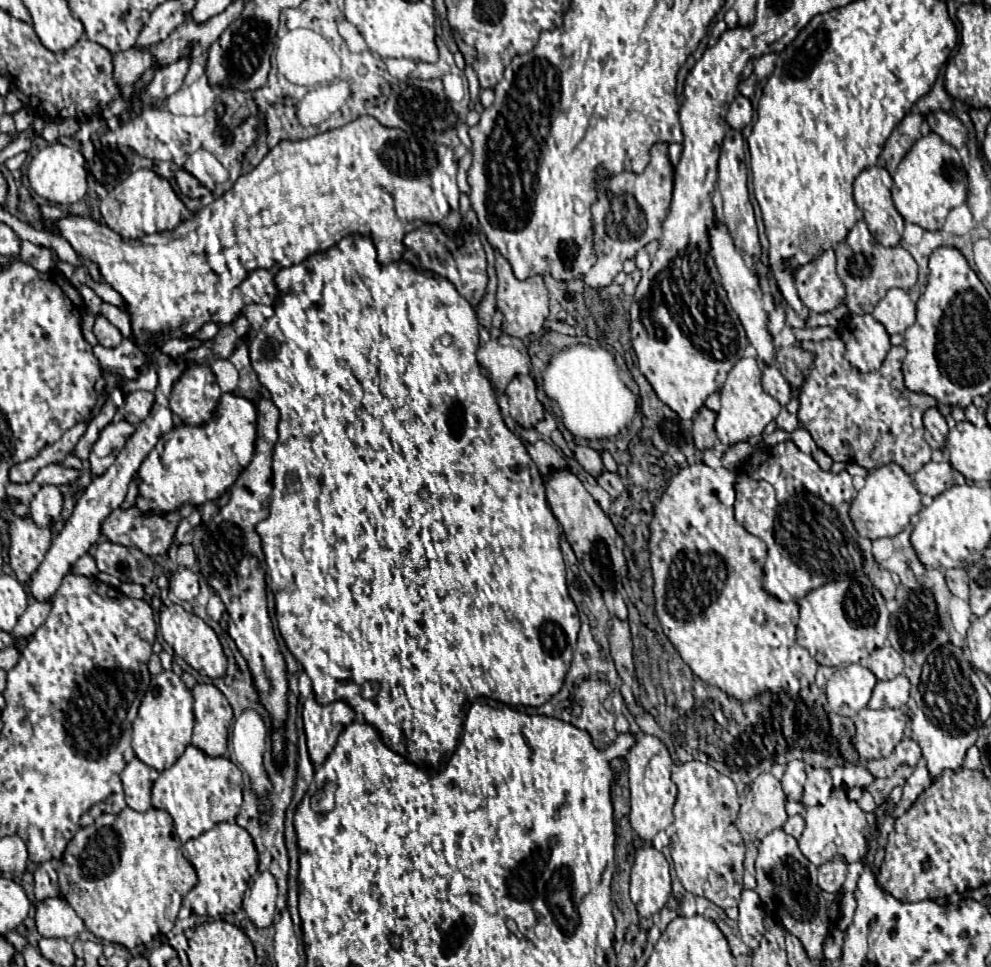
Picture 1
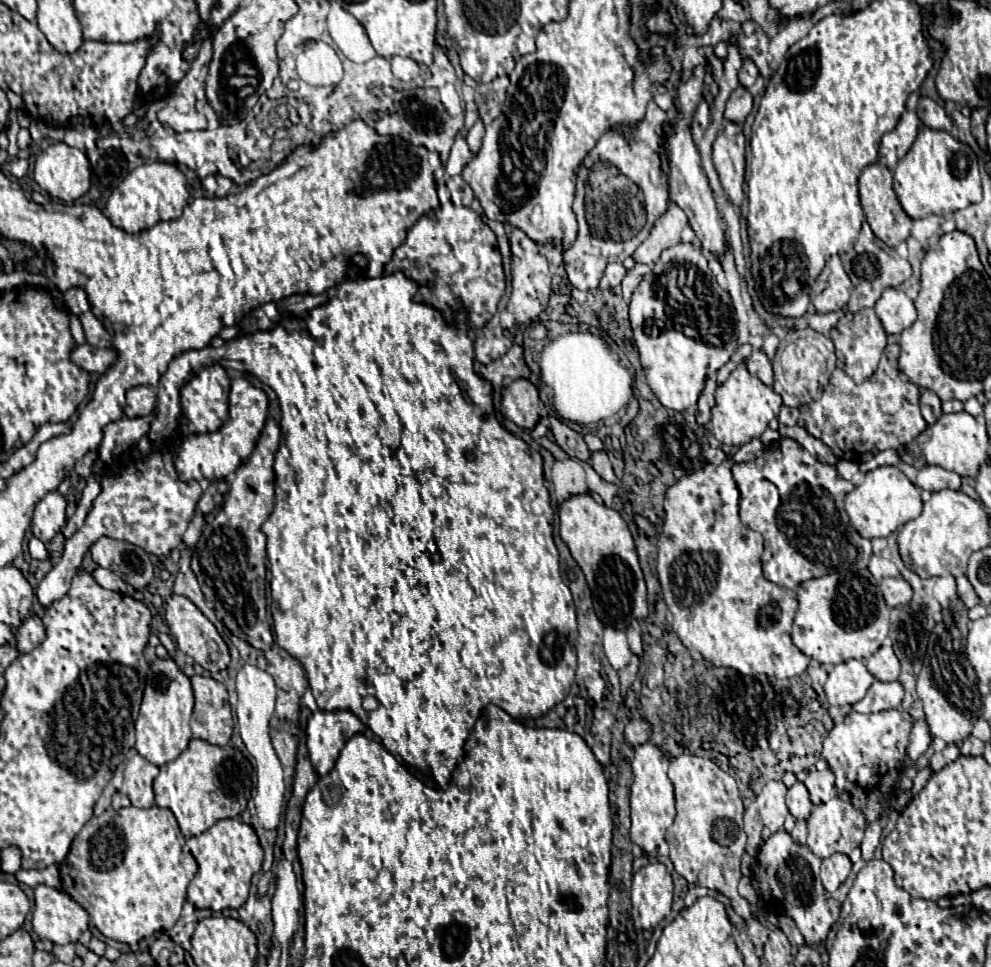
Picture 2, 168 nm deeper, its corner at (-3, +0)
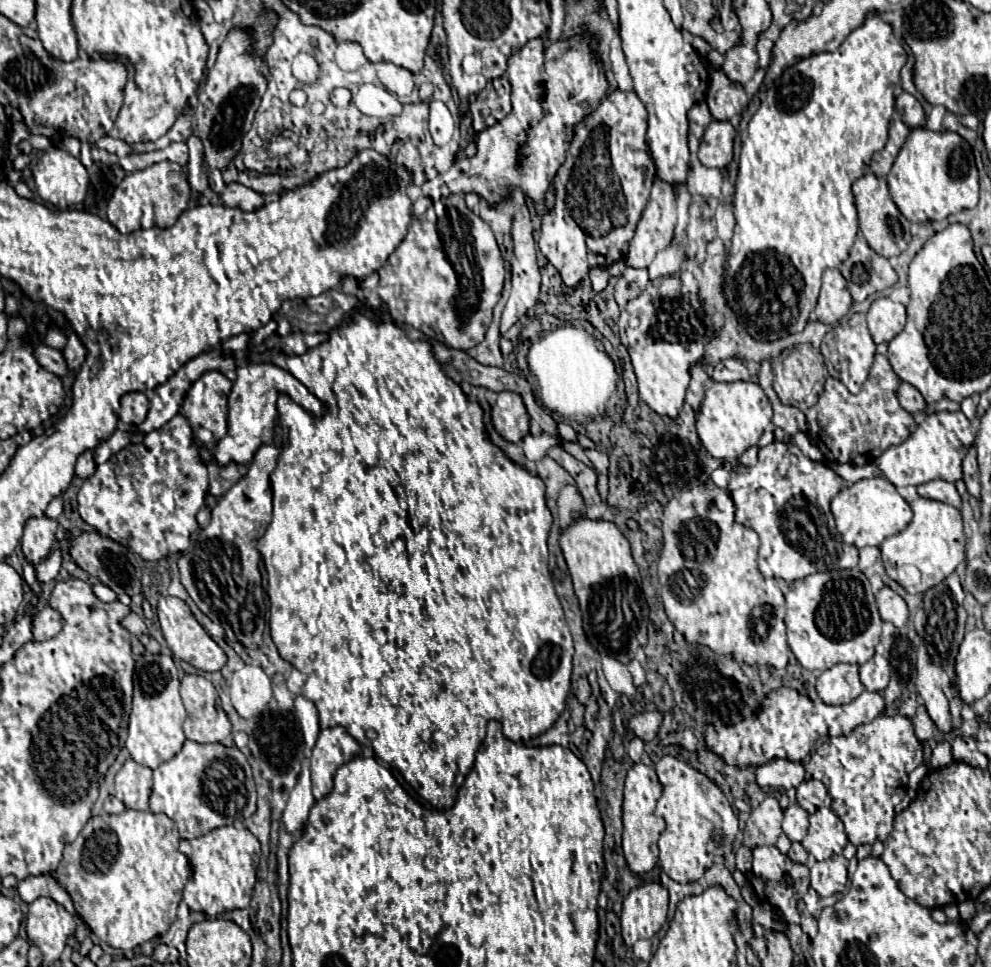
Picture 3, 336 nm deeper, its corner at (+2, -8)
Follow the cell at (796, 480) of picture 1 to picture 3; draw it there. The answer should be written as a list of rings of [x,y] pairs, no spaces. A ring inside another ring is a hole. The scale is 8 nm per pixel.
[[[773,442],[773,444],[769,444],[769,446],[765,446],[765,448],[759,450],[759,462],[757,462],[753,468],[743,468],[743,466],[735,468],[735,478],[737,478],[737,480],[735,480],[737,486],[735,486],[733,490],[747,490],[747,482],[755,482],[757,486],[765,488],[765,490],[775,498],[775,508],[747,508],[747,504],[735,504],[735,508],[737,508],[737,510],[735,510],[735,522],[739,522],[739,524],[743,524],[743,526],[747,526],[747,528],[753,528],[753,530],[759,534],[759,538],[761,538],[759,560],[757,560],[757,562],[759,562],[759,570],[761,570],[761,574],[763,574],[765,578],[777,578],[777,580],[785,580],[787,584],[791,584],[791,582],[801,580],[801,578],[805,578],[805,576],[809,576],[809,574],[815,574],[815,572],[831,572],[831,570],[857,568],[857,564],[859,564],[859,550],[857,550],[855,546],[843,542],[843,538],[841,538],[841,534],[839,534],[839,530],[837,530],[837,526],[835,526],[831,508],[829,508],[831,498],[835,498],[835,496],[839,494],[839,490],[843,488],[843,482],[845,482],[845,480],[843,480],[839,474],[835,474],[829,466],[825,466],[823,462],[813,462],[813,460],[805,458],[805,456],[801,454],[801,450],[799,450],[795,444],[791,444],[791,442]]]

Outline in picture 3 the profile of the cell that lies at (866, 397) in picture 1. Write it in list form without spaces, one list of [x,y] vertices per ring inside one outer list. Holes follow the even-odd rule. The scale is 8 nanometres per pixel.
[[[875,354],[869,378],[857,396],[853,396],[839,380],[827,378],[819,402],[805,412],[809,422],[809,440],[821,450],[821,454],[829,462],[837,464],[857,464],[857,460],[871,462],[871,458],[879,458],[879,454],[883,454],[887,448],[903,444],[917,428],[917,424],[915,418],[901,408],[895,396],[899,384],[899,376],[893,372],[887,356],[883,354]]]

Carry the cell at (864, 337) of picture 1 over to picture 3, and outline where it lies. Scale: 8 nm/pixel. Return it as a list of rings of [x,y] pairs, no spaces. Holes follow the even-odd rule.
[[[853,314],[853,316],[847,318],[845,322],[833,326],[833,328],[825,334],[825,338],[823,338],[821,352],[823,352],[823,356],[825,356],[829,374],[831,374],[833,378],[841,380],[851,394],[857,394],[857,392],[861,390],[861,386],[865,384],[865,380],[867,380],[869,368],[871,368],[873,356],[875,356],[875,342],[873,342],[873,338],[871,338],[871,334],[869,334],[865,314]]]

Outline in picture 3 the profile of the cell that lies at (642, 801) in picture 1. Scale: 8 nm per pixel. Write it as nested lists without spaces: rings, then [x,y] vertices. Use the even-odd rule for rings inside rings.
[[[643,762],[633,764],[633,768],[627,772],[625,778],[625,800],[623,800],[623,854],[629,864],[629,868],[635,874],[649,872],[659,856],[657,840],[665,830],[665,820],[655,814],[657,802],[663,794],[663,786],[657,778],[657,772],[653,766],[645,766]]]

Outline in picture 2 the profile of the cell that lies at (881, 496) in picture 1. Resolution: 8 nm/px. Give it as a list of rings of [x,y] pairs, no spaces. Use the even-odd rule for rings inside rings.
[[[882,466],[866,474],[866,480],[846,494],[844,506],[850,518],[850,524],[864,538],[890,536],[904,522],[914,520],[922,512],[922,500],[918,488],[906,478],[898,466]]]

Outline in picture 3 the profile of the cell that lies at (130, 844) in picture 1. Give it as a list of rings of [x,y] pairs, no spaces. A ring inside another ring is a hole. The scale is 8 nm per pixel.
[[[125,810],[117,816],[93,816],[79,836],[65,846],[55,878],[71,894],[77,914],[95,936],[113,948],[133,950],[139,944],[163,936],[175,920],[185,878],[192,874],[188,858],[179,851],[180,840],[175,822],[165,814]]]

